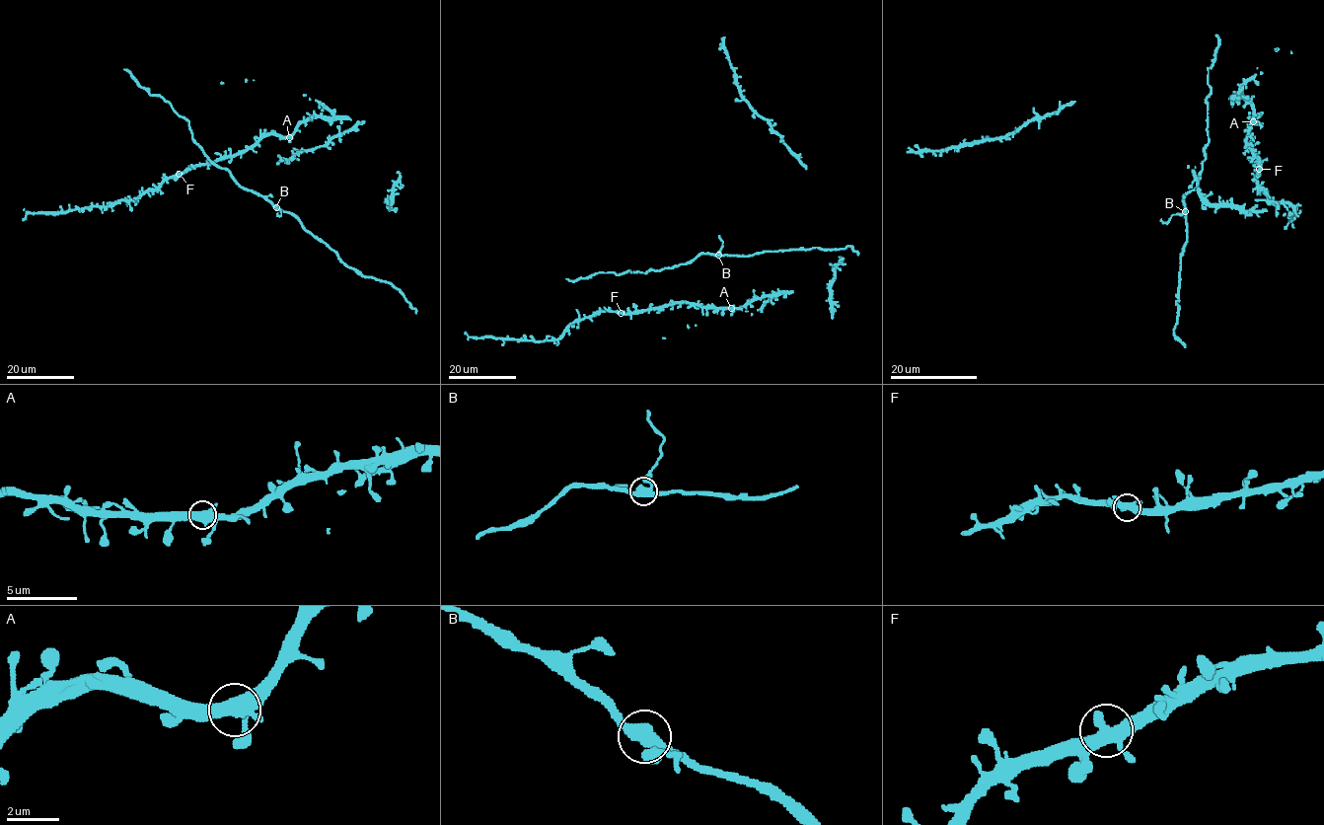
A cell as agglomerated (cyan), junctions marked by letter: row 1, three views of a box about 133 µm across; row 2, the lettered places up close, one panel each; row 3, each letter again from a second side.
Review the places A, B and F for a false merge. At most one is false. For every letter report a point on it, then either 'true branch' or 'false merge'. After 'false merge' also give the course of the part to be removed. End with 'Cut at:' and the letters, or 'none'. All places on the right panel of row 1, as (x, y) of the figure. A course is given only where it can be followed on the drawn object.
A: at (1253, 121); true branch
B: at (1185, 211); false merge; foreign part runs (1185, 211), (1183, 214), (1173, 214), (1168, 221), (1160, 220)
F: at (1259, 169); true branch
Cut at: B

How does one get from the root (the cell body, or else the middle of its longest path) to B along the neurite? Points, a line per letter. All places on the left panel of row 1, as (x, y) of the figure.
B: (318, 237), (289, 212), (276, 206)

